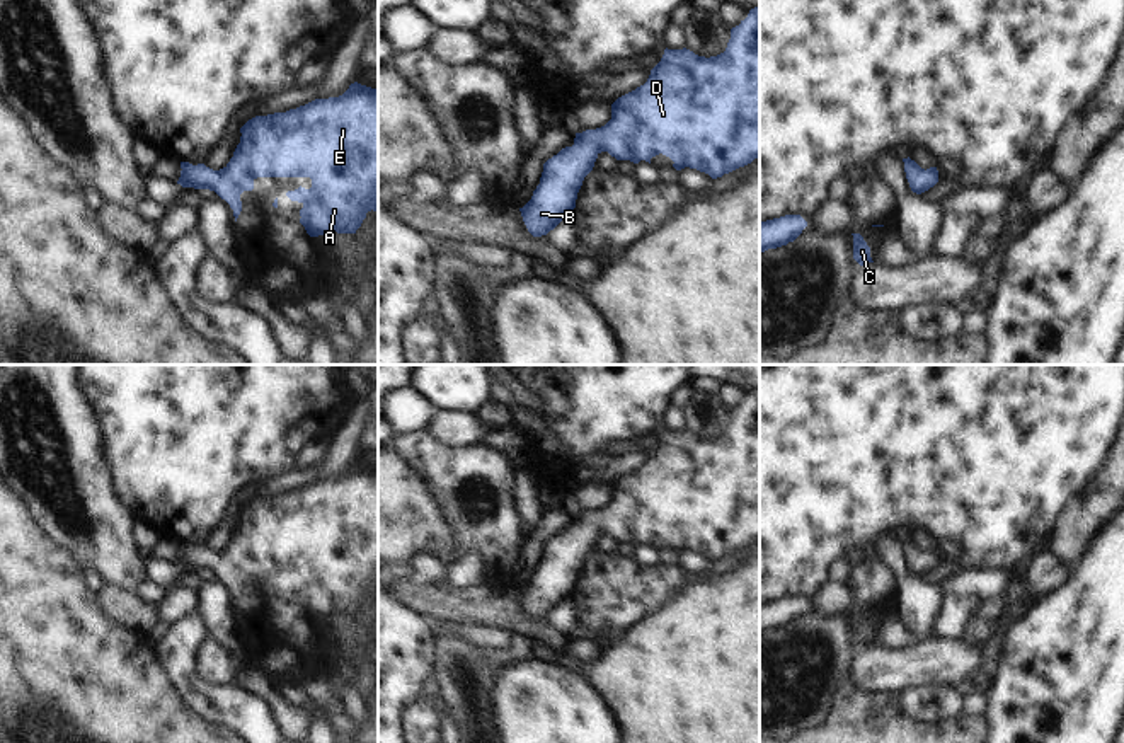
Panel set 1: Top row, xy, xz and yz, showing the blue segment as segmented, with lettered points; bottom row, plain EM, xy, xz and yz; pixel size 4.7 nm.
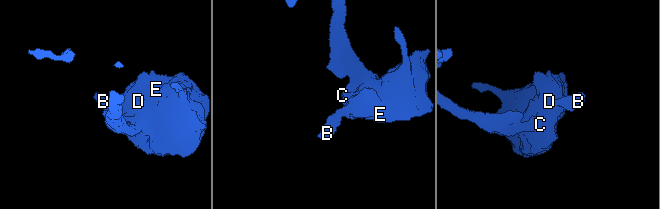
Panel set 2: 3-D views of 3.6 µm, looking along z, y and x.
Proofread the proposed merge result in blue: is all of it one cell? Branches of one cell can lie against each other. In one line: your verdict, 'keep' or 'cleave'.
keep

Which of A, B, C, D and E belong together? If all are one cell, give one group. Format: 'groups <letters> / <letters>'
groups A B C D E

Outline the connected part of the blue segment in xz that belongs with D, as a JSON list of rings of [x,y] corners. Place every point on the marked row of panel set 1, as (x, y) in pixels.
[[[760,7],[749,10],[739,26],[731,29],[731,39],[724,53],[717,56],[698,56],[693,51],[664,49],[661,61],[651,70],[647,82],[635,90],[618,97],[611,104],[611,119],[596,130],[576,133],[574,145],[562,148],[543,164],[540,184],[531,199],[519,208],[523,222],[533,237],[547,235],[574,208],[584,177],[593,170],[601,152],[608,152],[616,160],[639,164],[662,153],[669,157],[676,170],[685,167],[708,174],[712,179],[722,177],[760,157]]]

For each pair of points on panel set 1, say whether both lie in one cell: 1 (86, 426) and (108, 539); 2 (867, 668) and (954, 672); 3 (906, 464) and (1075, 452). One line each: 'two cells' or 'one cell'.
1: one cell
2: one cell
3: one cell

